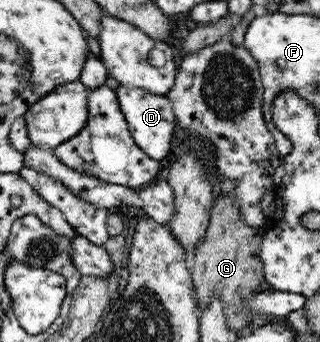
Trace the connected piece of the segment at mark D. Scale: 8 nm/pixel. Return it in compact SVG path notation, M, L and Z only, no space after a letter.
M119 85L115 91L135 143L158 162L165 158L171 151L173 131L177 127L173 105L169 102L168 96L155 95L145 89L130 88L125 85Z

